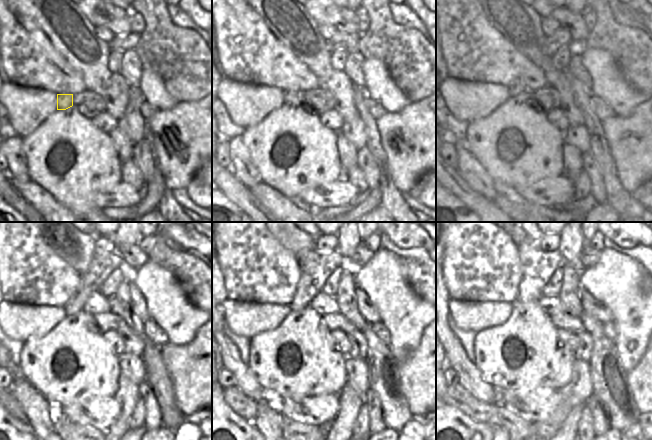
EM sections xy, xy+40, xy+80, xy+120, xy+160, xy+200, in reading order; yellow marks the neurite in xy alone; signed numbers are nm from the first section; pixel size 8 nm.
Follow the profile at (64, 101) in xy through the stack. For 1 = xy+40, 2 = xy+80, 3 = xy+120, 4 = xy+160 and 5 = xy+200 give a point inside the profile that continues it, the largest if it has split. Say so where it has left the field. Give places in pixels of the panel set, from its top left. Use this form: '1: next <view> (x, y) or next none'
1: next xy+40 (290, 98)
2: next xy+80 (517, 88)
3: next xy+120 (100, 267)
4: next xy+160 (315, 268)
5: next xy+200 (537, 267)

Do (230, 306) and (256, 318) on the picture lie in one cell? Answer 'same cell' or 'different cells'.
same cell

